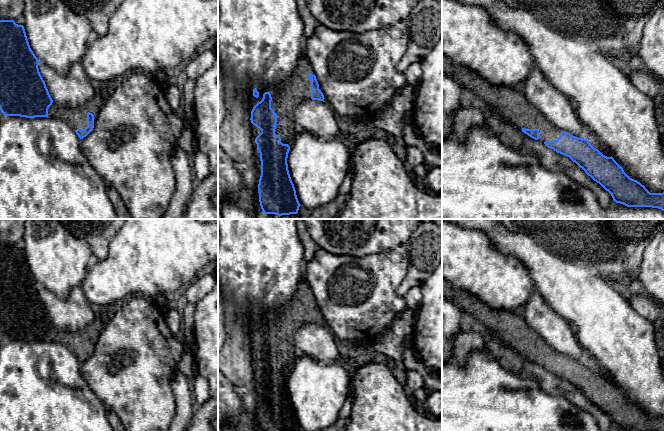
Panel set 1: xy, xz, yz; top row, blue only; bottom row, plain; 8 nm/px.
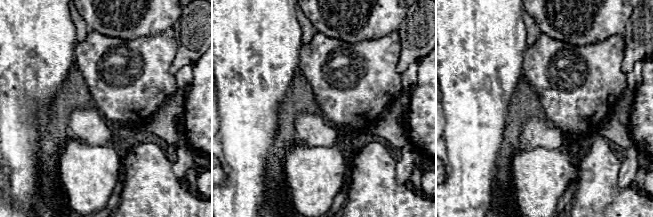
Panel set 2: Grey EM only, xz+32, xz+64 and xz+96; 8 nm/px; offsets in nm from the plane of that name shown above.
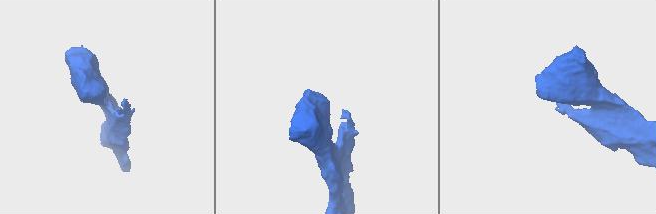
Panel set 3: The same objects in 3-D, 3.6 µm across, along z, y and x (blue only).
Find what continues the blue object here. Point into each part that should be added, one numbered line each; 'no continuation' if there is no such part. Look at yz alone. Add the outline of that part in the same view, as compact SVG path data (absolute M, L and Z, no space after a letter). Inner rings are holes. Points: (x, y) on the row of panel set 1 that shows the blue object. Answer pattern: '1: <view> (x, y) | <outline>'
1: yz (510, 102) | M444 55L442 72L457 79L467 96L498 112L515 127L538 129L539 141L555 141L562 132L528 101L521 87L493 85L470 68L456 64Z

